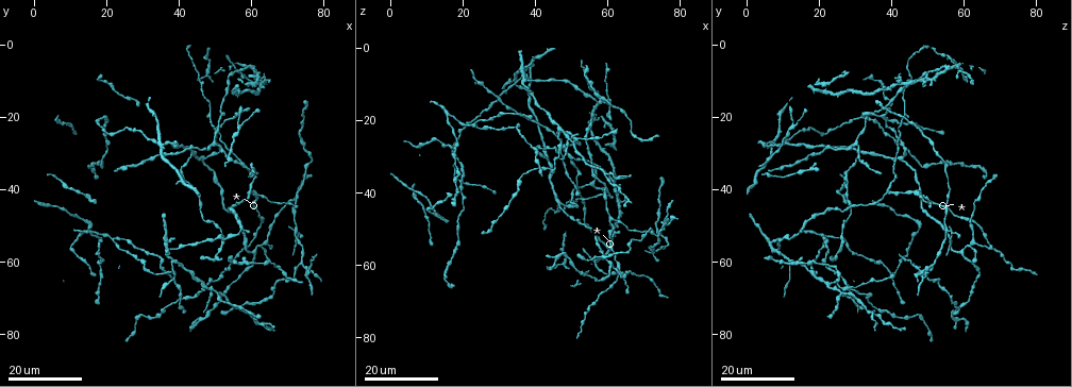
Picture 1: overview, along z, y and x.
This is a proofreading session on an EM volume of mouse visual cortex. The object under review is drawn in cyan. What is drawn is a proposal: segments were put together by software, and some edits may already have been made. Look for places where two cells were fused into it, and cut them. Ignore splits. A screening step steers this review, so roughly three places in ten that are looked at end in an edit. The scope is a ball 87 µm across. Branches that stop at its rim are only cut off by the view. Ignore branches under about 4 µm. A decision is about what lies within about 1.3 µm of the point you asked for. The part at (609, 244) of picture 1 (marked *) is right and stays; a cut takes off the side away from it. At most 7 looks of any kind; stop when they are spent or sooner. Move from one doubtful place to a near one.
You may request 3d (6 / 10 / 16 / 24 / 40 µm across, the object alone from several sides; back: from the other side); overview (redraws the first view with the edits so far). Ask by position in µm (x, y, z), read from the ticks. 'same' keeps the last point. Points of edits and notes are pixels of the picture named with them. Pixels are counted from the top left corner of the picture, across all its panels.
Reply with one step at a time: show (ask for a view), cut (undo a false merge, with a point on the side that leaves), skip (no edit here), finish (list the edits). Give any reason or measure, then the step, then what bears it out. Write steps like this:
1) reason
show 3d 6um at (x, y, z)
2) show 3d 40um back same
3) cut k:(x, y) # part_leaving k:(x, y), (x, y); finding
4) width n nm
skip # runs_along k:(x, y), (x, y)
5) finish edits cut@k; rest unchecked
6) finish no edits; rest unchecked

three-way junction
show 3d 24um at (73.0, 51.5, 56.0)

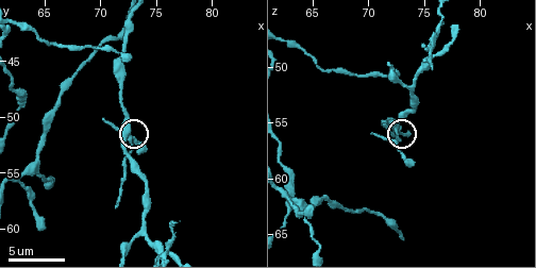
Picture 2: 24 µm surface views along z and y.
zoom in
show 3d 6um at (72.4, 51.2, 55.4)

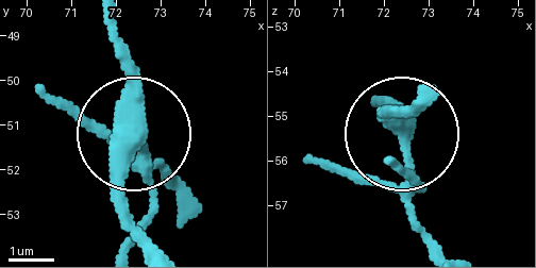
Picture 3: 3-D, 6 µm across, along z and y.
from behind
show 3d 6um back at (72.45, 51.20, 55.40)

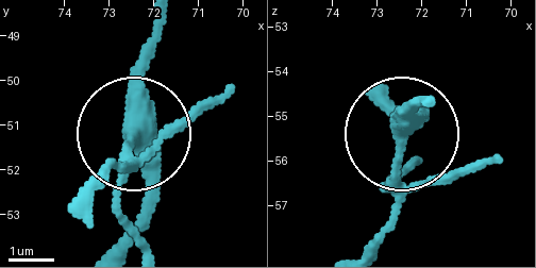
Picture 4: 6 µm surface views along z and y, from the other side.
side_arm 8 um; arms 3
skip # all the same cell

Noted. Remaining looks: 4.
show 3d 24um at (61.0, 41.0, 47.5)

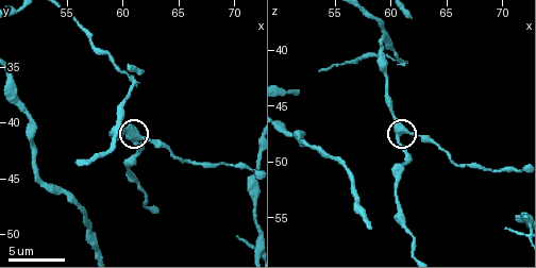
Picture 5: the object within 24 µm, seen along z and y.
show 3d 10um at (61.4, 41.2, 47.2)

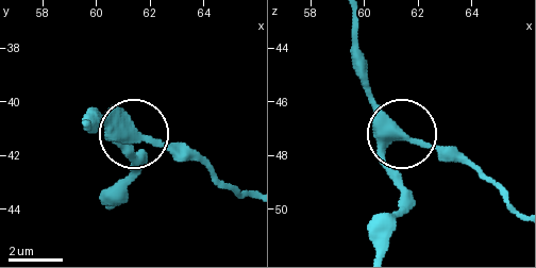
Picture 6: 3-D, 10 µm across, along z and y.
width 420 nm
skip # one cell here

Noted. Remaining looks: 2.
three arms meet
show 3d 16um at (49.0, 68.0, 25.0)

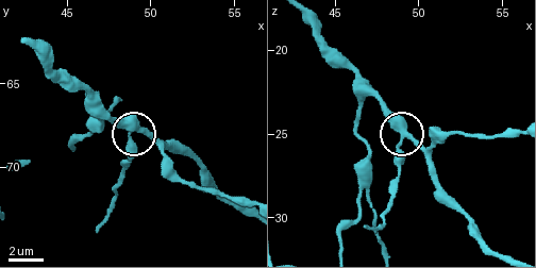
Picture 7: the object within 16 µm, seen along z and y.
closer look
show 3d 6um same

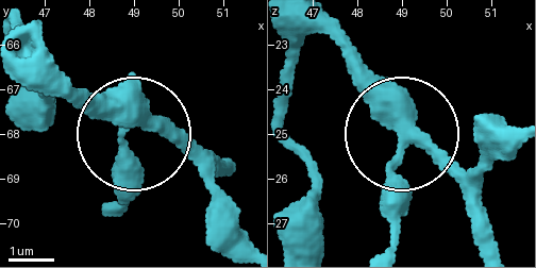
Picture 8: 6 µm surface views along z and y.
side_arm 10 um
skip # runs_along 8:(317, 23), (394, 126), (397, 236); one cell here

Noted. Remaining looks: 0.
finish no edits; rest unchecked

